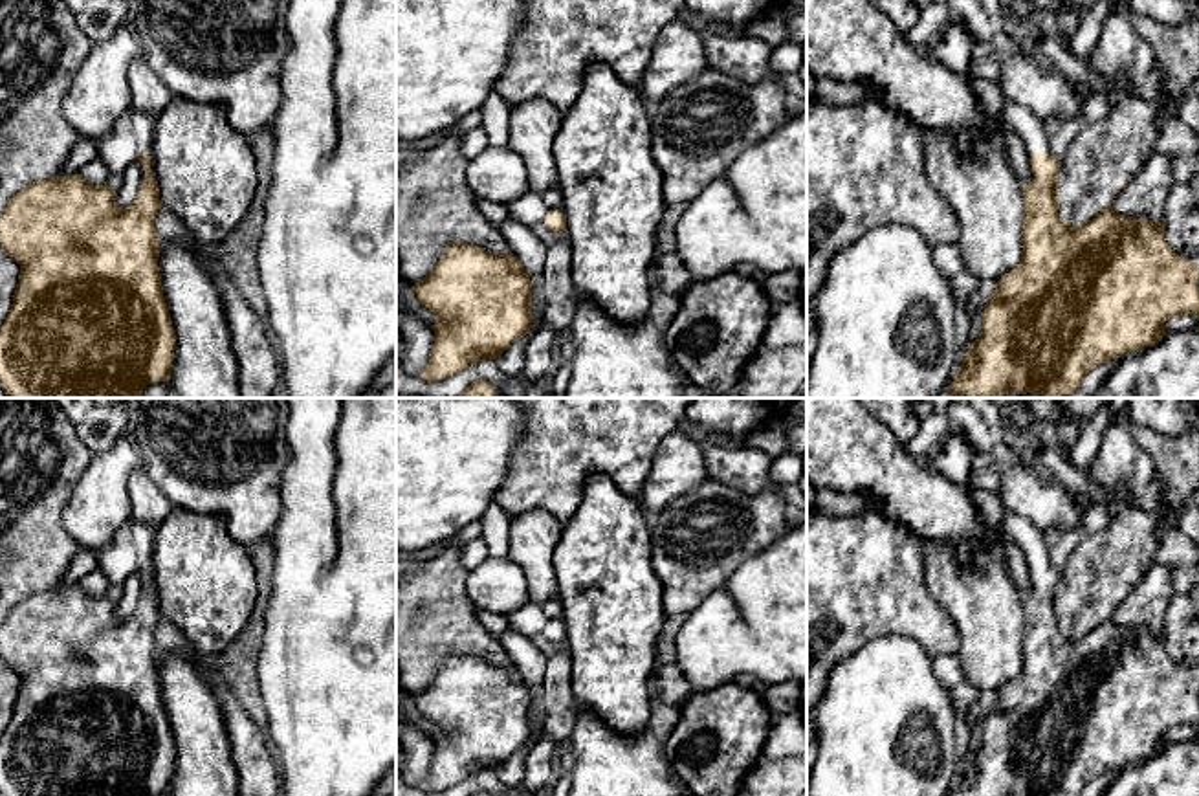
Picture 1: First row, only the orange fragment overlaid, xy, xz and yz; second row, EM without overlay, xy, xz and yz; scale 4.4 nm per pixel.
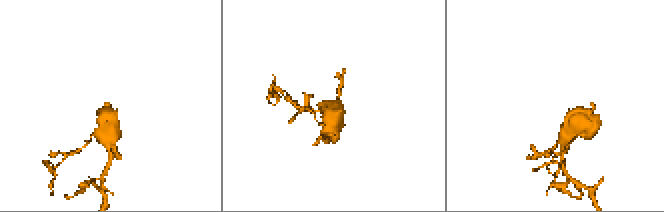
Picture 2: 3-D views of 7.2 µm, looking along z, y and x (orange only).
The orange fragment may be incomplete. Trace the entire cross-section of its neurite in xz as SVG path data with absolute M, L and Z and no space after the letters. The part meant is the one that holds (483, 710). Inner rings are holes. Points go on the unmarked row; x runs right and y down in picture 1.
M468 653L451 655L433 682L412 701L440 730L438 735L431 735L434 756L429 776L418 787L424 792L442 792L477 772L497 770L512 754L524 748L534 734L532 691L512 662L497 666Z

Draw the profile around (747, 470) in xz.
M706 446L704 460L710 479L733 486L742 493L759 493L774 486L770 477L772 457L761 449Z

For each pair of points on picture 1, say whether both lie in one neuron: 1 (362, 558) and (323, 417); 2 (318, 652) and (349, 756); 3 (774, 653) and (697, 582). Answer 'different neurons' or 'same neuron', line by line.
1: same neuron
2: same neuron
3: different neurons

